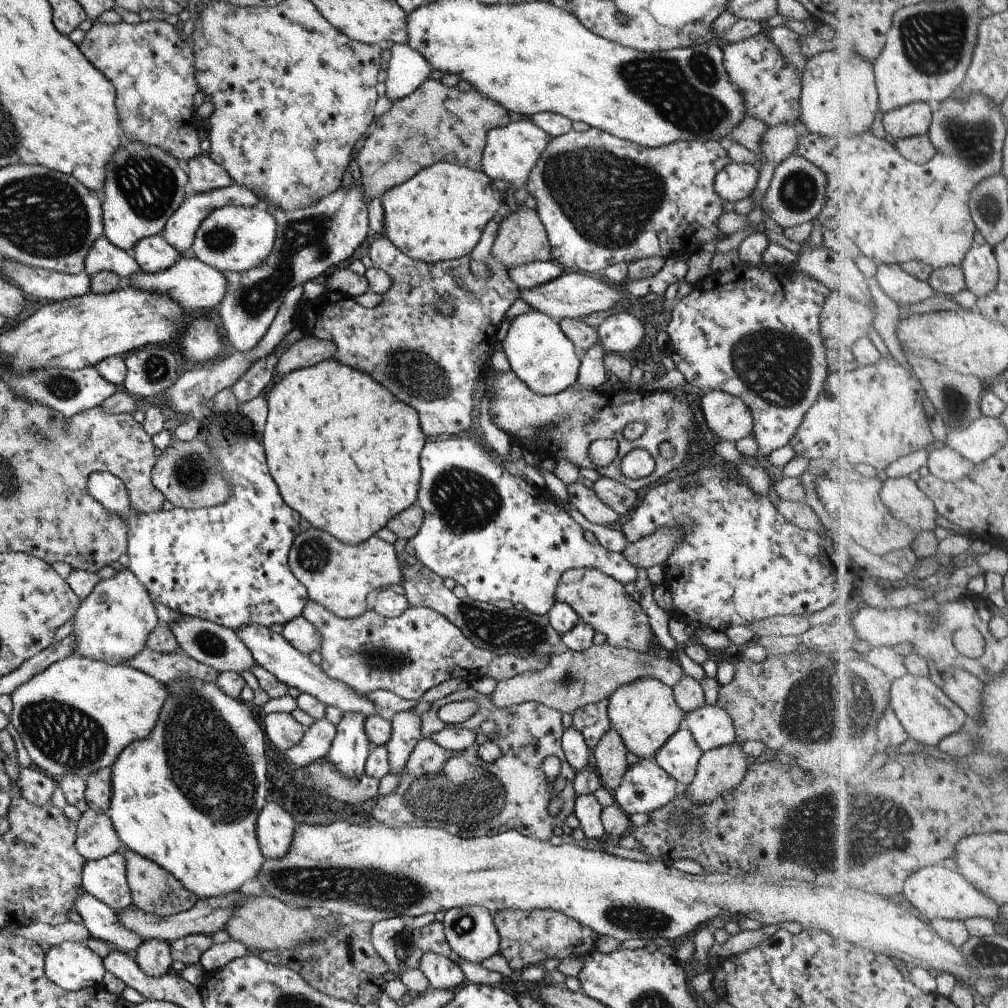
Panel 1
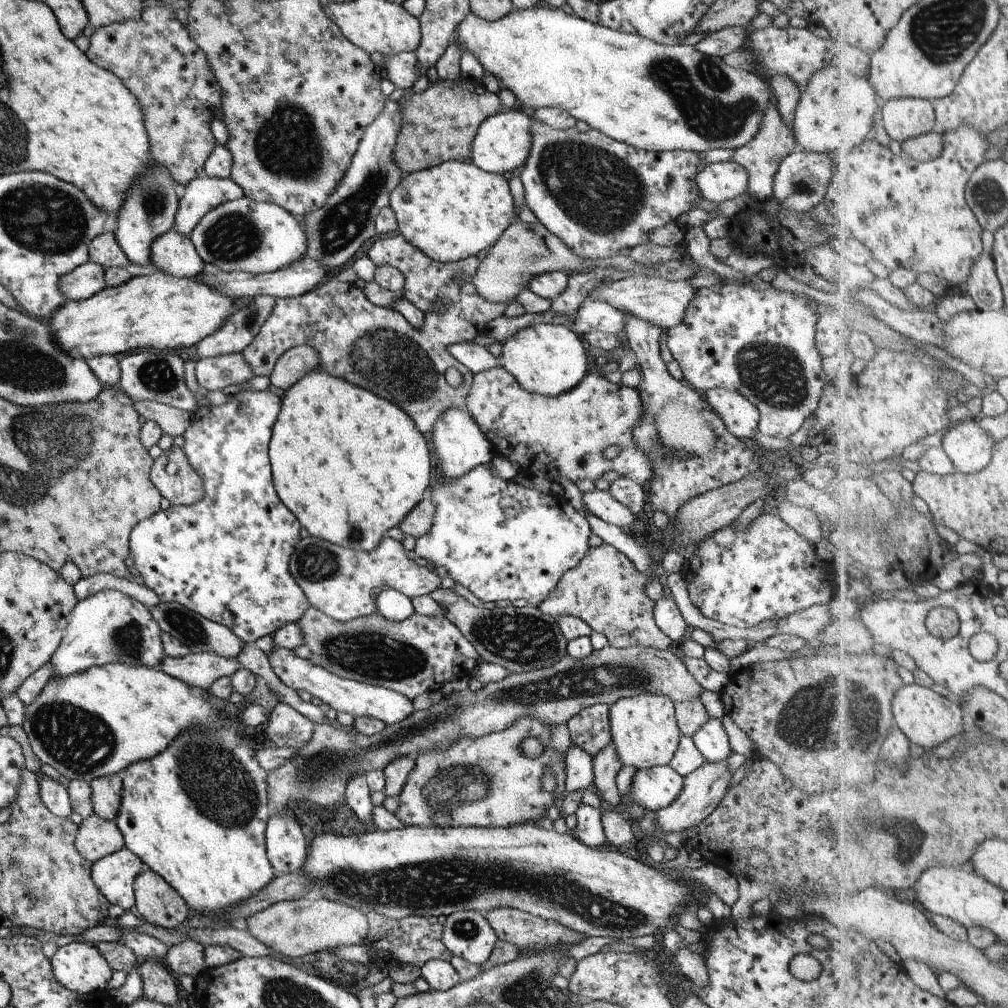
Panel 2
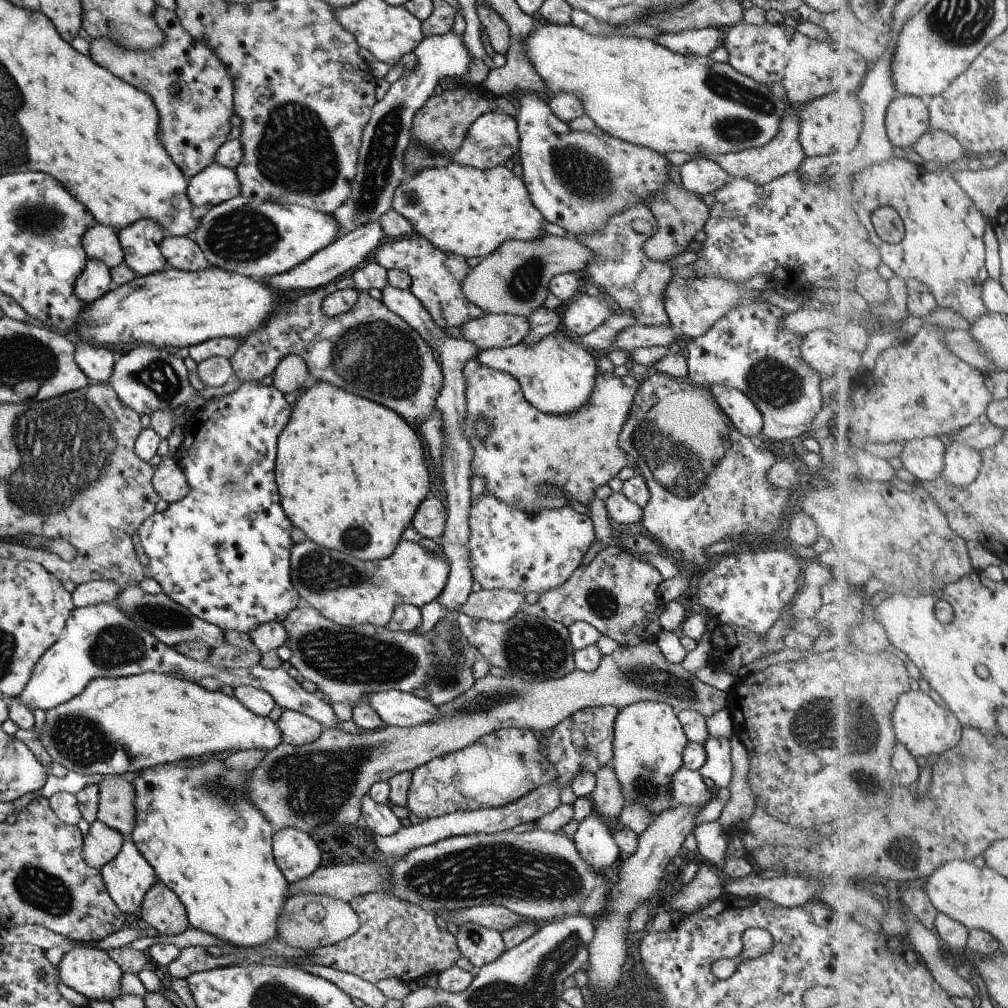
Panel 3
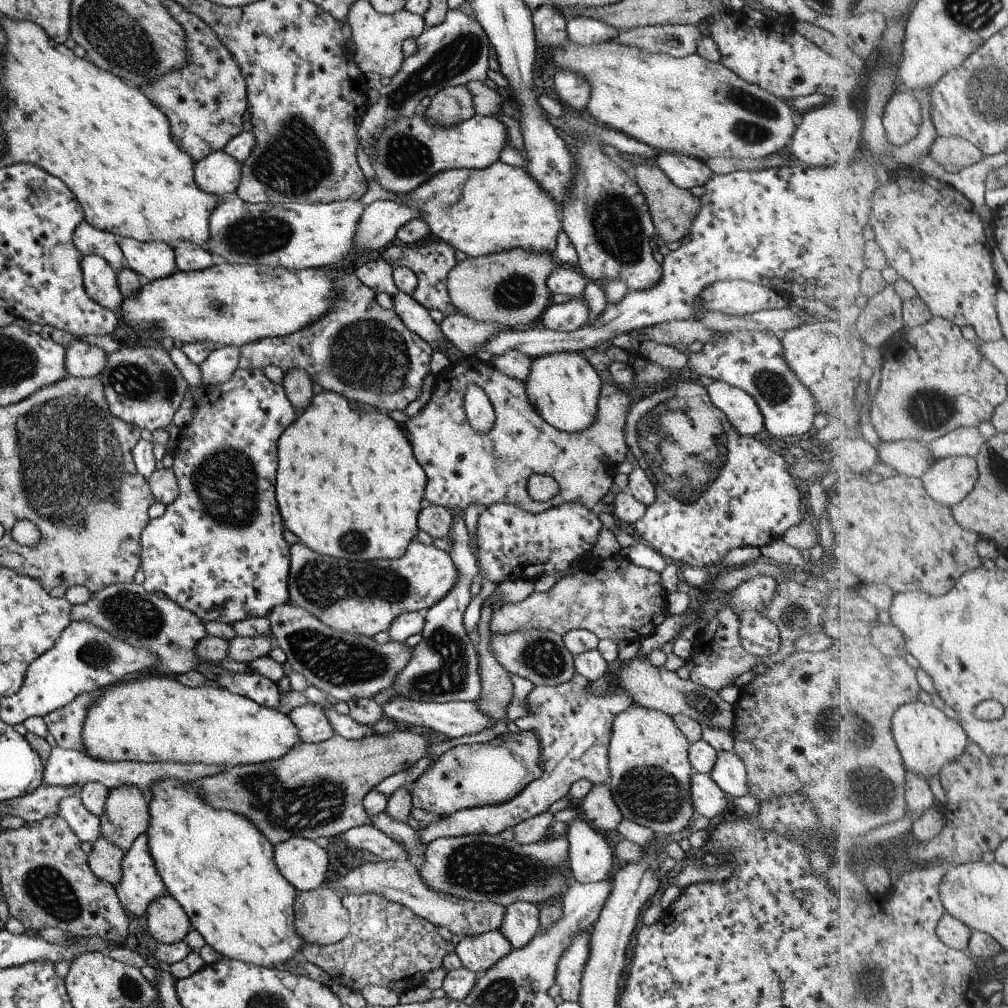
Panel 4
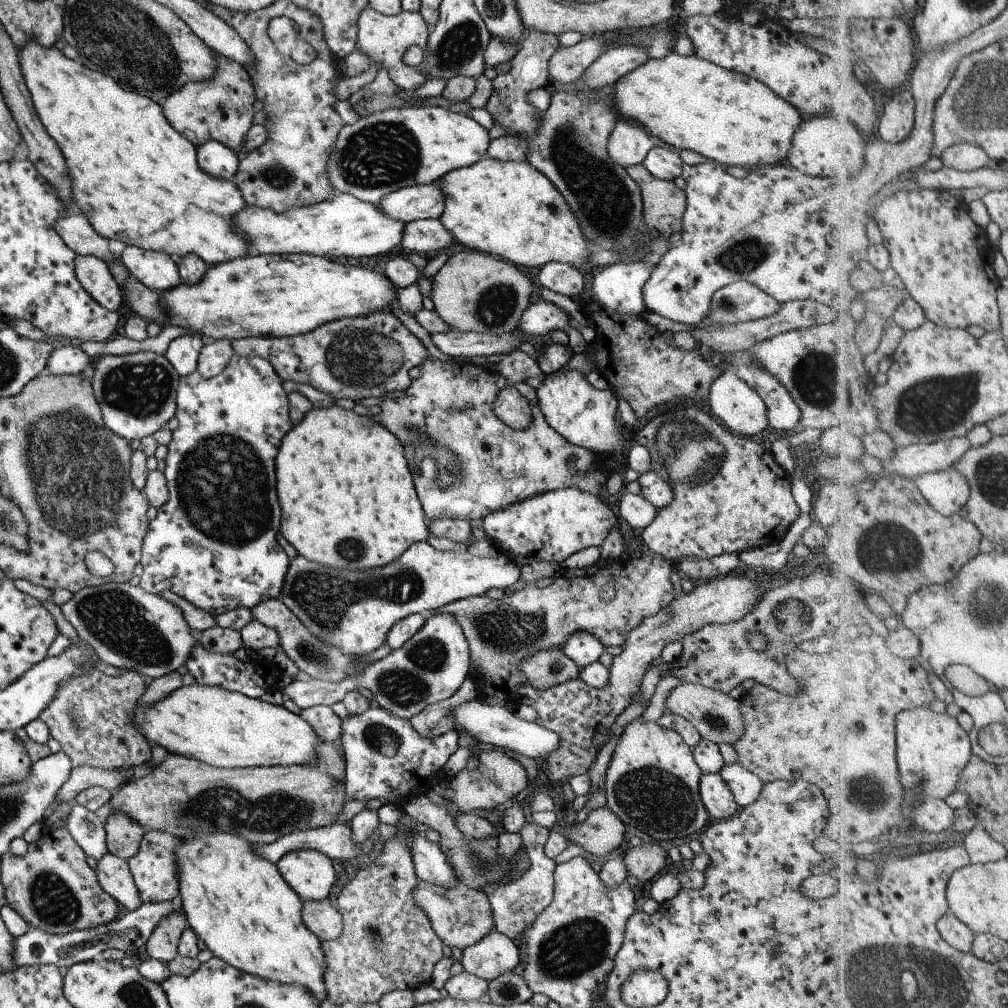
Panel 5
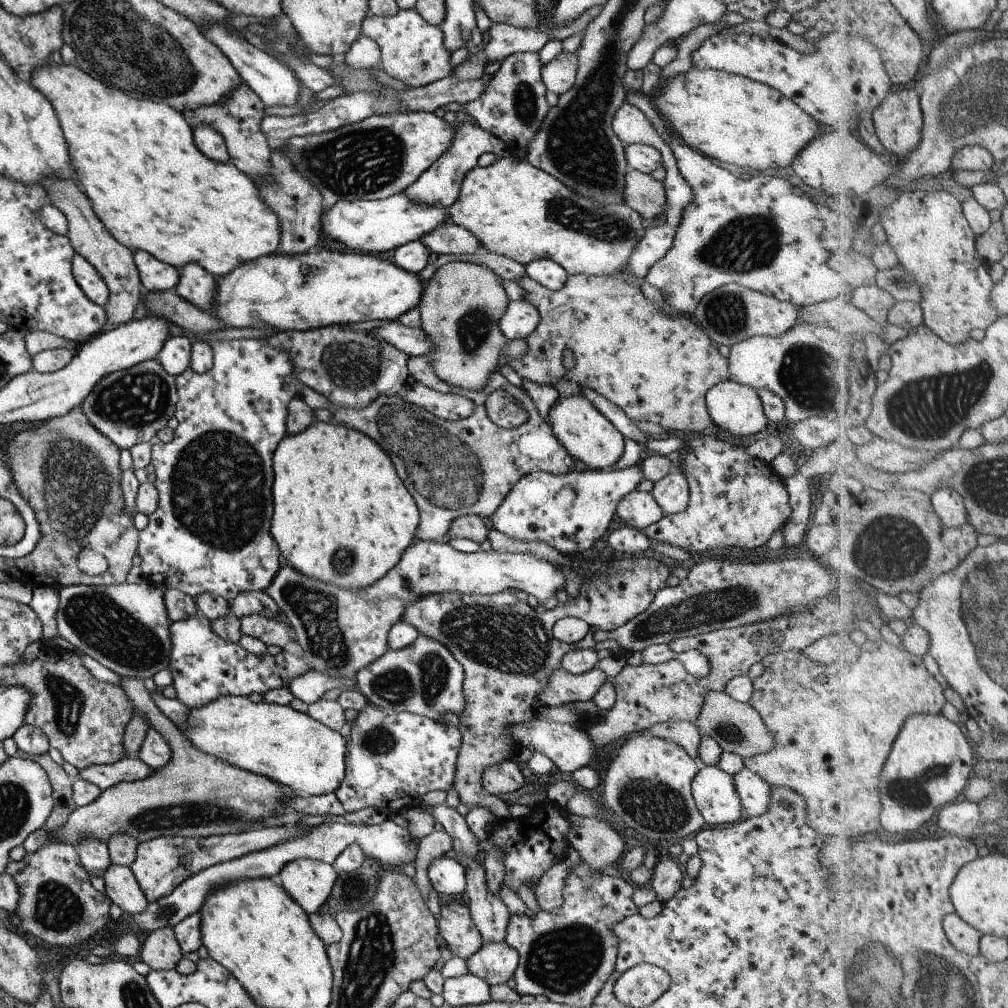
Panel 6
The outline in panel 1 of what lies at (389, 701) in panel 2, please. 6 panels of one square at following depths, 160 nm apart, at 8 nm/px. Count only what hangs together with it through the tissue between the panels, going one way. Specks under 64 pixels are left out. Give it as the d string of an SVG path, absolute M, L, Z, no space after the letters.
M241 625L233 630L235 636L245 645L245 648L252 654L255 664L270 672L279 682L293 688L301 693L314 696L326 705L333 705L343 713L345 711L359 713L364 717L378 714L364 694L357 693L345 683L329 678L319 665L309 661L309 657L295 650L282 636L269 629L269 627L254 625Z

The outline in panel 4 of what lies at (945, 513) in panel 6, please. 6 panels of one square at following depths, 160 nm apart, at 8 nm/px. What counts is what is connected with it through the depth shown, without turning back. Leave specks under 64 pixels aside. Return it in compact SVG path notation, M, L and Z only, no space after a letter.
M949 457L935 462L922 479L935 500L953 508L972 493L979 478L976 457Z

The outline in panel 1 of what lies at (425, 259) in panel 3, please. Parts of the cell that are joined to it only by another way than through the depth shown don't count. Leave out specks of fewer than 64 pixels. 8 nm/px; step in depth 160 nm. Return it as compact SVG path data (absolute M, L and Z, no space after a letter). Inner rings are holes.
M492 219L487 221L477 244L469 254L434 263L410 259L397 250L387 237L382 236L369 245L367 252L372 266L386 272L391 279L391 286L380 294L381 302L371 308L365 308L346 294L323 291L316 298L305 300L297 306L294 331L333 342L336 346L333 359L368 374L394 394L395 398L416 410L424 436L459 436L460 432L469 430L473 418L471 396L475 384L491 370L489 358L494 352L498 325L504 320L505 311L518 298L518 287L508 277L507 268L491 254L497 227L498 224ZM471 260L483 262L488 266L491 270L488 280L484 282L474 278L469 271ZM438 301L450 303L452 309L448 315L441 314L434 305Z

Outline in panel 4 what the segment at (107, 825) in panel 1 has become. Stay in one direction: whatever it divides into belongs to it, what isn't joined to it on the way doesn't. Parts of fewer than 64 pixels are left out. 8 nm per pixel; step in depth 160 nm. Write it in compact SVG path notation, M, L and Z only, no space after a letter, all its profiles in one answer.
M103 835L91 844L90 852L86 855L89 870L98 878L115 886L121 876L120 860L124 851L116 844L107 842Z

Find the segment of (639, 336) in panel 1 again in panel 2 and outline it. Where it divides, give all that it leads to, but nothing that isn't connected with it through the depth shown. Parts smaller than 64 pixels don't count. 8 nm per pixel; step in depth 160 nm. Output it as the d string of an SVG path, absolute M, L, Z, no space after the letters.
M601 301L583 302L576 310L576 319L571 330L576 335L587 331L599 331L622 337L624 330L624 314Z

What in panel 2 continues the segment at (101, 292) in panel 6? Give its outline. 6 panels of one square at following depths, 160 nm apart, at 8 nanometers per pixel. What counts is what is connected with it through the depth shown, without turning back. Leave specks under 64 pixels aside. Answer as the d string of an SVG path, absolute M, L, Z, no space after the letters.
M87 261L71 272L65 273L57 281L59 294L67 301L82 301L105 288L103 268Z

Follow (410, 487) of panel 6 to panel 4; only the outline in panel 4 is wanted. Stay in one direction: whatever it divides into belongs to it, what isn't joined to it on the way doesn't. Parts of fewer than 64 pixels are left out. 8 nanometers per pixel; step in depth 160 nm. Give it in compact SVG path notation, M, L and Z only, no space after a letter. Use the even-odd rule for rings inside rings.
M478 355L458 358L442 371L441 378L437 378L433 386L429 400L416 415L409 418L405 424L401 424L412 446L413 456L426 476L424 503L433 503L446 509L459 508L461 512L469 502L476 502L481 506L489 506L493 503L517 505L531 514L543 512L563 503L579 503L589 510L595 509L595 505L600 502L613 483L611 470L625 461L625 454L627 454L628 448L623 434L626 414L630 406L627 393L604 377L593 420L583 430L568 433L547 424L532 407L532 403L527 400L524 390L523 382L516 378L509 378L509 375L493 368L491 364L481 361ZM469 383L475 384L485 393L494 412L493 428L484 435L476 433L465 418L463 395ZM532 474L553 478L559 485L558 493L549 500L534 501L527 494L526 489L527 479Z

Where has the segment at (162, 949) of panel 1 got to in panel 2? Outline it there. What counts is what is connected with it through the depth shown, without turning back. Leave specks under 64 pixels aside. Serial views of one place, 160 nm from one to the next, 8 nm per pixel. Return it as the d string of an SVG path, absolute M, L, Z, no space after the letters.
M161 959L139 960L136 968L142 982L143 997L164 1005L178 1004L175 978L169 974Z

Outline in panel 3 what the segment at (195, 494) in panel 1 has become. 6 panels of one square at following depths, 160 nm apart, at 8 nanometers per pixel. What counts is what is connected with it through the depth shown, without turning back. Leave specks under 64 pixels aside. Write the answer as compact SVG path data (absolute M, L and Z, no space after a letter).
M176 456L161 458L150 481L159 498L168 504L181 500L189 492L186 476L177 464Z

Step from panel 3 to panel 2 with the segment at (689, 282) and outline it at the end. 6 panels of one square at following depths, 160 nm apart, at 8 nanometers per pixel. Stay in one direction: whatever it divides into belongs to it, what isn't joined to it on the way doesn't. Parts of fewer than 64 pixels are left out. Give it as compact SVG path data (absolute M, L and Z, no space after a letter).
M627 277L616 281L598 282L586 296L587 301L601 301L623 313L630 314L641 321L660 329L670 329L681 322L683 311L690 298L694 295L694 289L688 280L663 280L659 277Z

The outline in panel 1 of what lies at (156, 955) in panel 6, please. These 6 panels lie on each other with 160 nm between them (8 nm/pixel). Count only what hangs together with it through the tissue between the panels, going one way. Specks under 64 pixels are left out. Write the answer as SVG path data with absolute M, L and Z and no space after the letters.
M121 847L118 851L124 858L125 878L130 890L132 904L139 910L164 917L190 909L195 901L199 899L196 894L181 886L181 883L173 875L170 875L164 868L148 858L124 847Z

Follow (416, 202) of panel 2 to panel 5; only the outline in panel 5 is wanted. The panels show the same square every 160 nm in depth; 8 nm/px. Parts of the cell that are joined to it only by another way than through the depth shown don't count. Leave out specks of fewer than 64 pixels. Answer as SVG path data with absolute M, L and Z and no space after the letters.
M483 157L471 166L449 171L437 182L444 195L444 207L438 219L452 240L459 242L461 246L472 251L497 255L529 274L551 261L570 264L577 270L581 268L581 272L593 272L589 265L585 264L587 254L595 251L593 246L586 242L565 199L551 182L538 170L533 170L529 163L503 162Z

